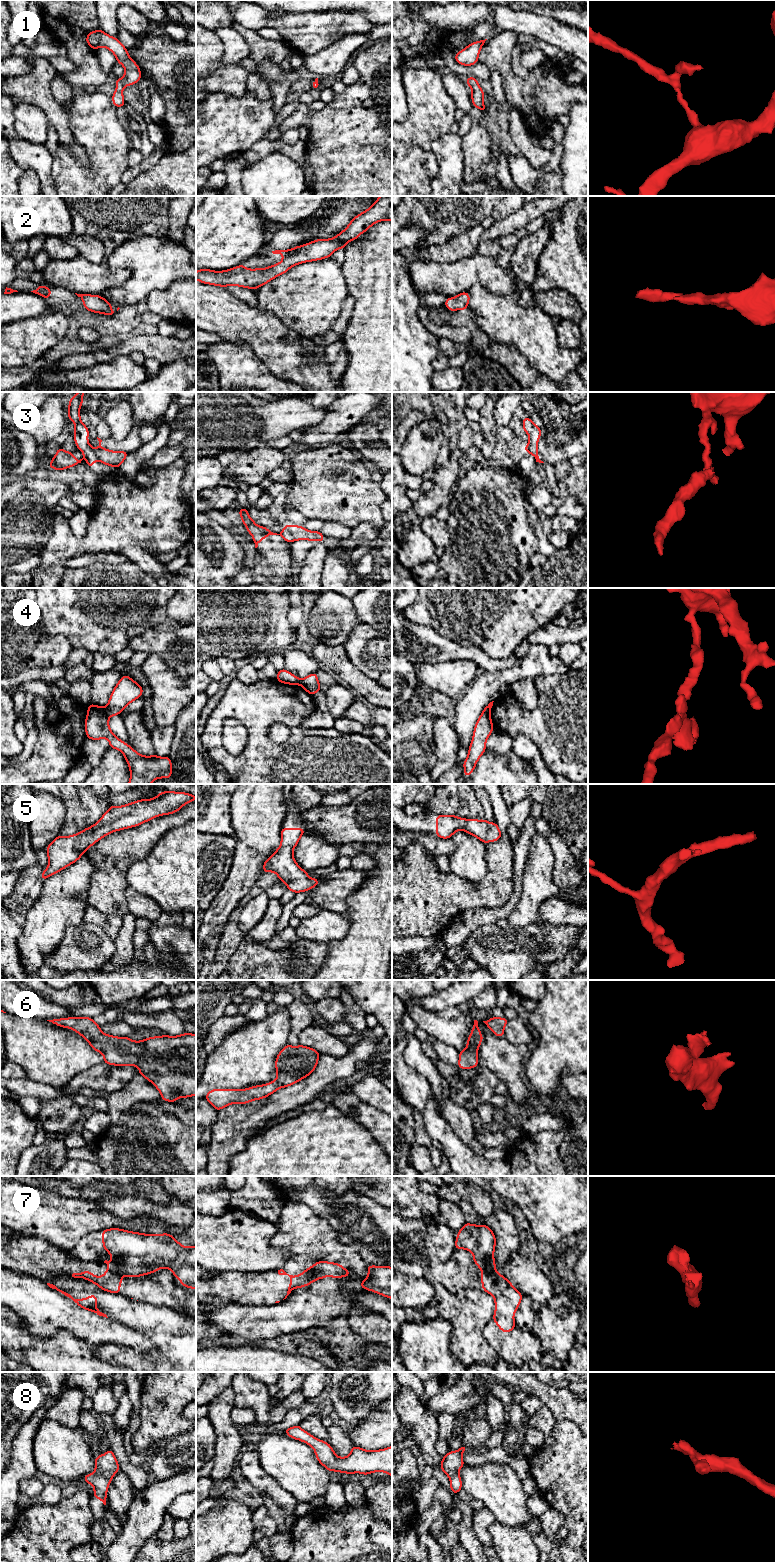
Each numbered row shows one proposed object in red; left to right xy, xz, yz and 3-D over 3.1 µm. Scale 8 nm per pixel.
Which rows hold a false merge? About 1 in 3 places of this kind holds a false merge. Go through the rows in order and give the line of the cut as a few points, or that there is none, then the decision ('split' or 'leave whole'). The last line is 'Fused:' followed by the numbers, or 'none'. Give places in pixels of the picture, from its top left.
1: no cut; leave whole
2: no cut; leave whole
3: cut in xy along (83, 452), (85, 458); split
4: cut in xy along (104, 708), (108, 717); split
5: no cut; leave whole
6: no cut; leave whole
7: cut in xz along (312, 1266), (312, 1277), (315, 1280); split
8: no cut; leave whole
Fused: 3, 4, 7

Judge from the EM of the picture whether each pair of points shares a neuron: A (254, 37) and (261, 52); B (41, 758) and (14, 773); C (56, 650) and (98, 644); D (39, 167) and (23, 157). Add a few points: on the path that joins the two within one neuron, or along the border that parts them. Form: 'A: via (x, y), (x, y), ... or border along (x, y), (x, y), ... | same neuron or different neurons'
A: via (255, 41), (261, 48) | same neuron
B: via (34, 765), (26, 773), (21, 773) | same neuron
C: border along (51, 636), (63, 636), (72, 647) | different neurons
D: via (35, 163), (27, 157) | same neuron

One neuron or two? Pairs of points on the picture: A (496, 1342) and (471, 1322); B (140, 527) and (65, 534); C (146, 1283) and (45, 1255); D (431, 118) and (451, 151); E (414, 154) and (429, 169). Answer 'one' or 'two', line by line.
A: two
B: one
C: one
D: two
E: one

